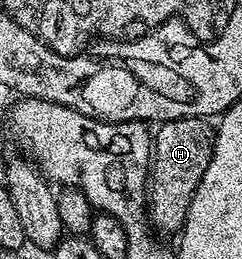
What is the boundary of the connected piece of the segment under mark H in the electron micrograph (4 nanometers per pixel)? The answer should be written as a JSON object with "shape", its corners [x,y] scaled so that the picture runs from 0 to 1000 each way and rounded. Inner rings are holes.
{"shape":[[[727,456],[661,475],[632,517],[607,807],[636,892],[669,907],[727,907],[764,873],[773,803],[789,803],[806,726],[822,726],[822,695],[839,695],[839,664],[855,664],[855,633],[880,614],[888,502],[864,479],[843,456]]]}

